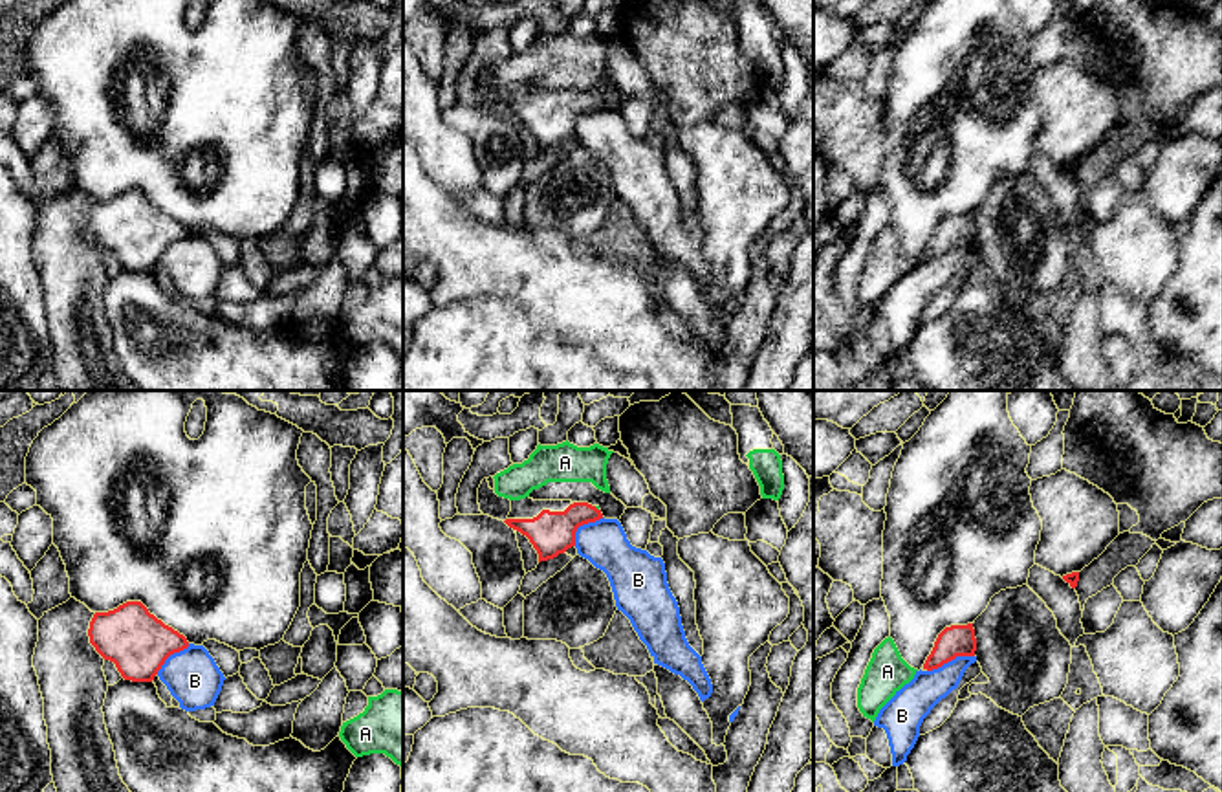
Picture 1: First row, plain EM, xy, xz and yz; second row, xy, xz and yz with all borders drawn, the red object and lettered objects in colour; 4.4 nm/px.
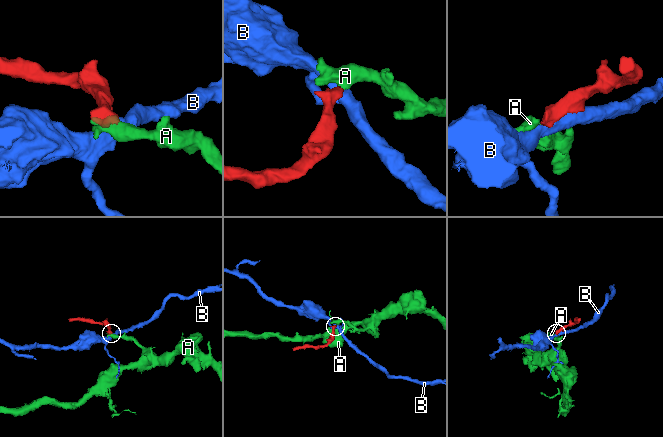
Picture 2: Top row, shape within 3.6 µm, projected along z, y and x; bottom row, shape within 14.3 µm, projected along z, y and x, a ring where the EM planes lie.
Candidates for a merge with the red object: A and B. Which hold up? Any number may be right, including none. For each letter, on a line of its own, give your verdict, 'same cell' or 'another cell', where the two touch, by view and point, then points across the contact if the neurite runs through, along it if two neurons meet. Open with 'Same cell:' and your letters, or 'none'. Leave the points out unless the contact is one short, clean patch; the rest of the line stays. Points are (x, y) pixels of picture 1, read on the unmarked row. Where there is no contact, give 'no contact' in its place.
Same cell: A
A: same cell; contact xz (596, 98); way xz (550, 121), (596, 98), (596, 96)
B: another cell; contact yz (949, 250); border yz (973, 244), (957, 244), (927, 261)

